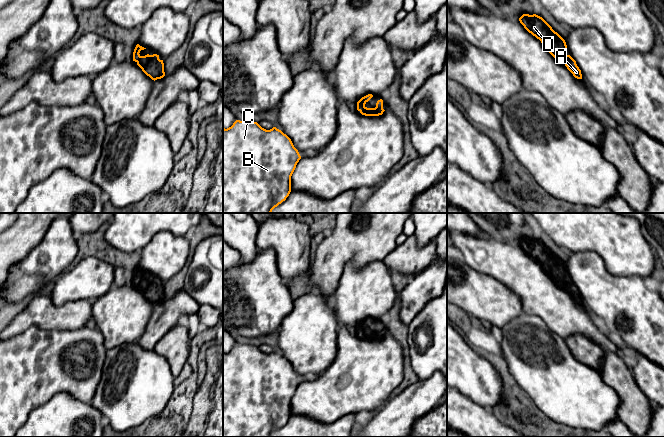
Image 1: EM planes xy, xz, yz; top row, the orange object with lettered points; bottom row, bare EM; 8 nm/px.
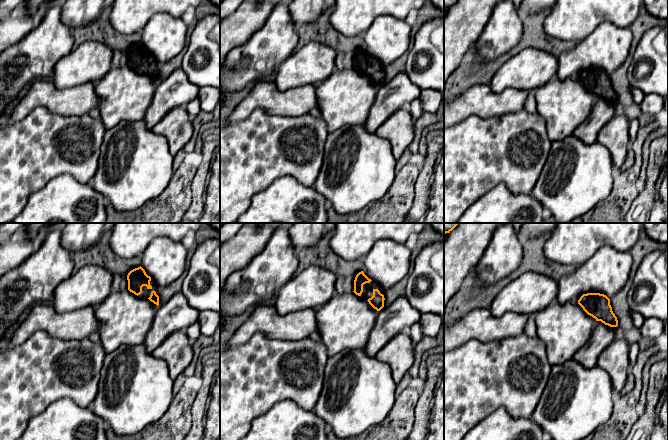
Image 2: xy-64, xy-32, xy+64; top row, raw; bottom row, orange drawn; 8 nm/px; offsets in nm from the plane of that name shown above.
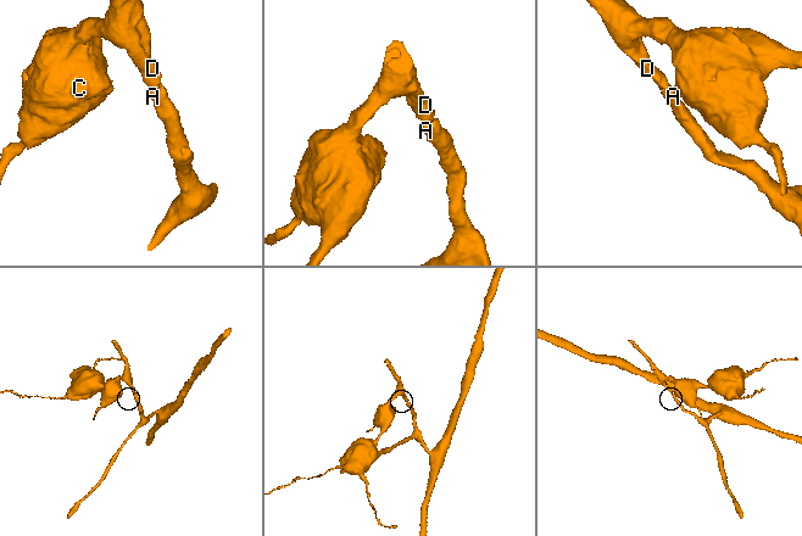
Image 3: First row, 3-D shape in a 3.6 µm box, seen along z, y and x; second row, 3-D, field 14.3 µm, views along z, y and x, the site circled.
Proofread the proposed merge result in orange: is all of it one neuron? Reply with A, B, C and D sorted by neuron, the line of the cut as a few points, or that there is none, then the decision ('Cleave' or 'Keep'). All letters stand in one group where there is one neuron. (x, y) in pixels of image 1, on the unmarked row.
Groups: A B C D. No split. Keep

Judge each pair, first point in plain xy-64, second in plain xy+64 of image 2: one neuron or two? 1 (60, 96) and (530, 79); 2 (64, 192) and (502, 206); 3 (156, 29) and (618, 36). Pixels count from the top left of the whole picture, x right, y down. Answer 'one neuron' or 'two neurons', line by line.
1: two neurons
2: one neuron
3: one neuron

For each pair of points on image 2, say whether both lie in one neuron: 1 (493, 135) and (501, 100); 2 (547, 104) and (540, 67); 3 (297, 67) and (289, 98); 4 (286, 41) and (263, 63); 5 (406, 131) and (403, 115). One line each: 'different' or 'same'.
1: different
2: different
3: different
4: same
5: same

